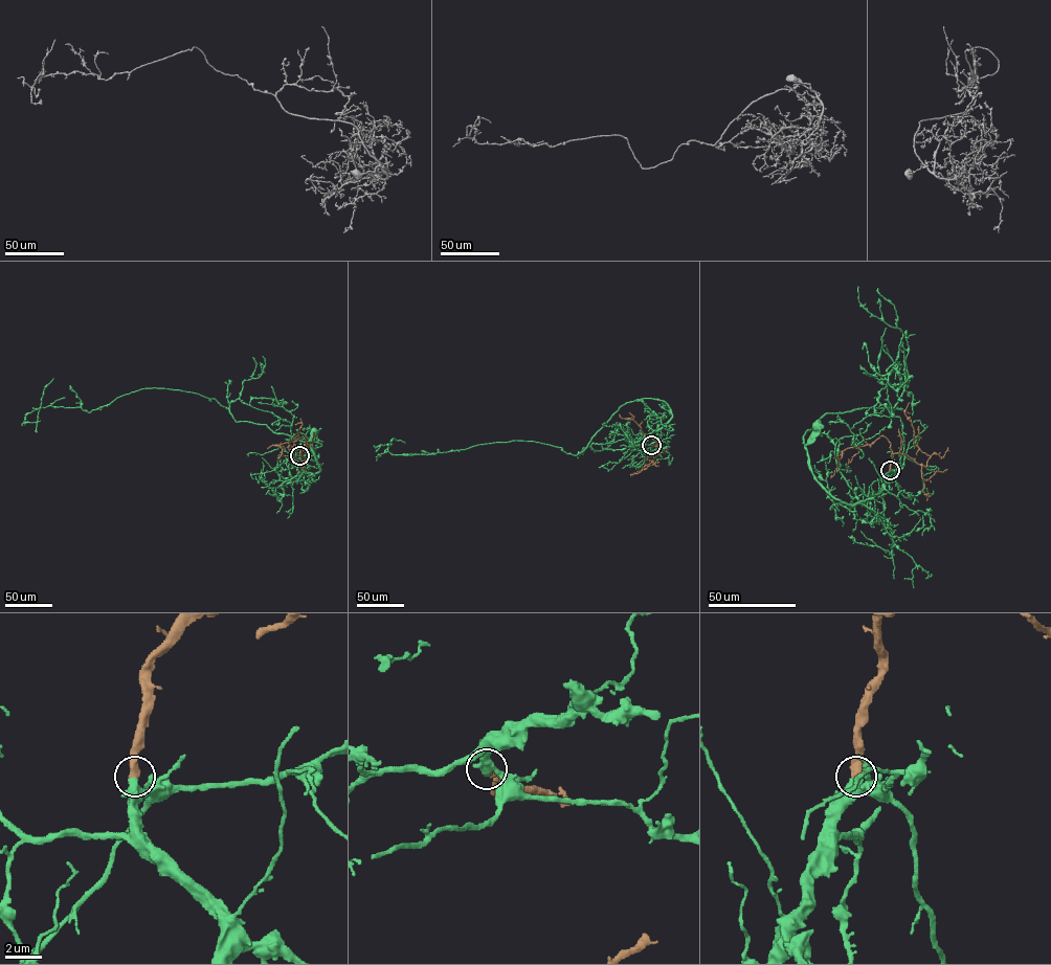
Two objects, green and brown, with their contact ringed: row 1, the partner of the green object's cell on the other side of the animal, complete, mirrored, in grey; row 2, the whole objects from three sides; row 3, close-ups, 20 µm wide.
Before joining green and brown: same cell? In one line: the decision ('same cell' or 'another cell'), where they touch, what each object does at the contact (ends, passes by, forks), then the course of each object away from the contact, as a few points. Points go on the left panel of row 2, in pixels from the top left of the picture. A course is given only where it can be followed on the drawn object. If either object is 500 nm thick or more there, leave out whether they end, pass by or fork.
same cell; at (299, 455); green runs (299, 455), (307, 471), (320, 470), (306, 442), (314, 431); brown runs (299, 455), (300, 449), (308, 446), (297, 453), (292, 447), (302, 424), (295, 424)

